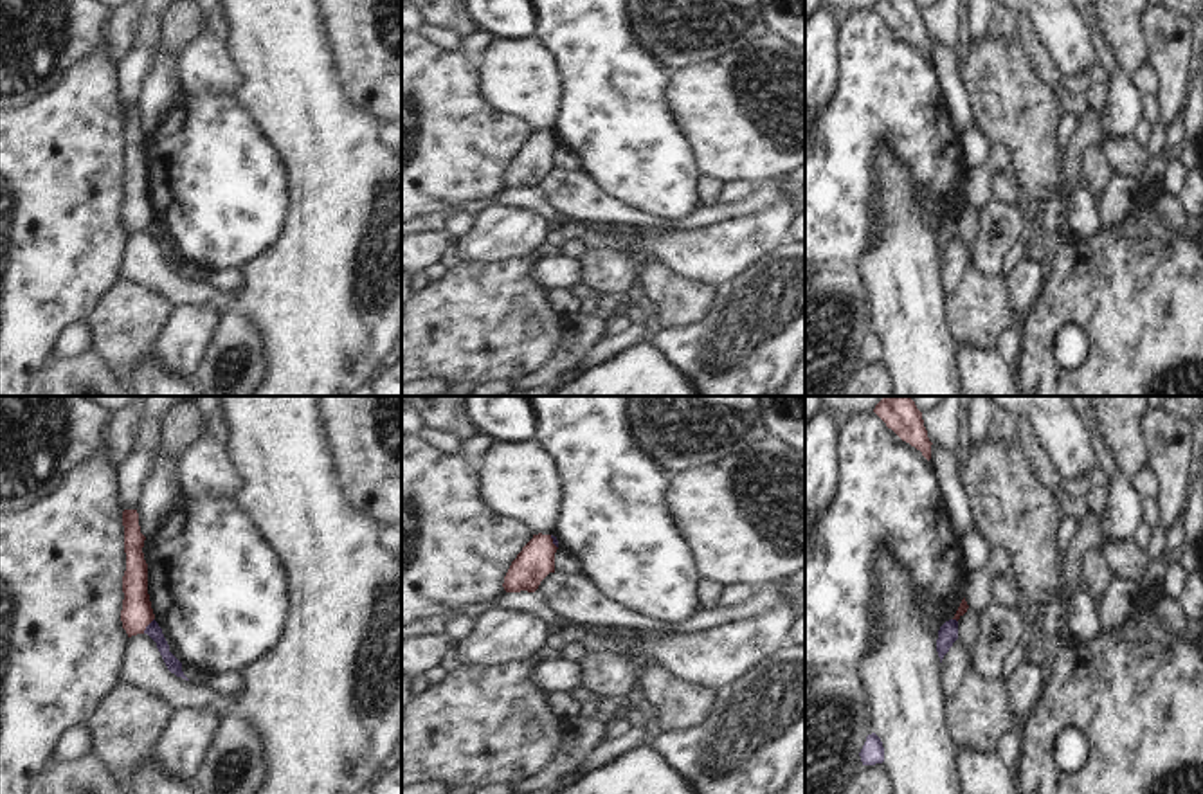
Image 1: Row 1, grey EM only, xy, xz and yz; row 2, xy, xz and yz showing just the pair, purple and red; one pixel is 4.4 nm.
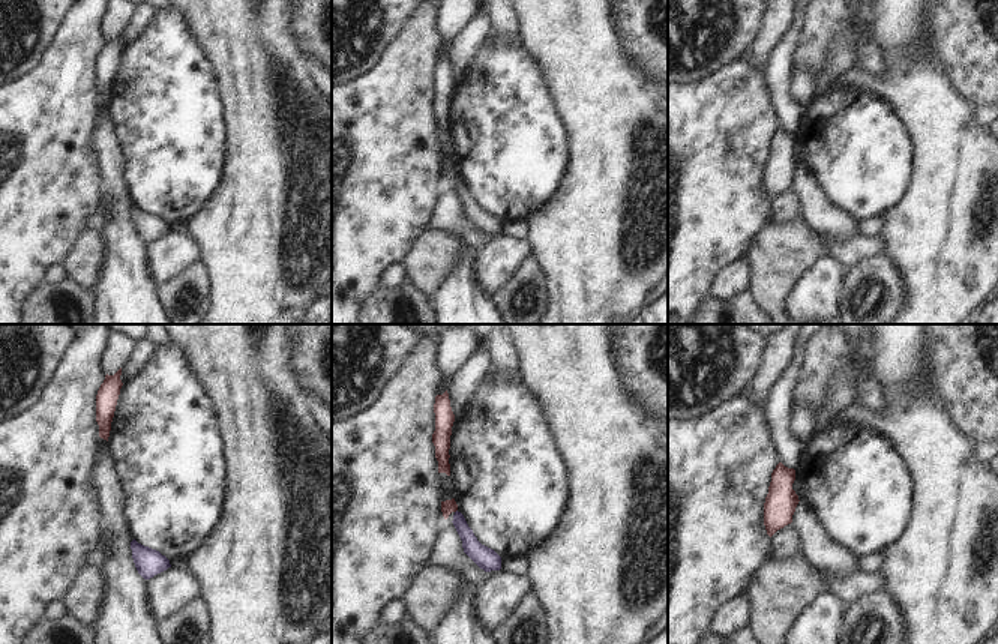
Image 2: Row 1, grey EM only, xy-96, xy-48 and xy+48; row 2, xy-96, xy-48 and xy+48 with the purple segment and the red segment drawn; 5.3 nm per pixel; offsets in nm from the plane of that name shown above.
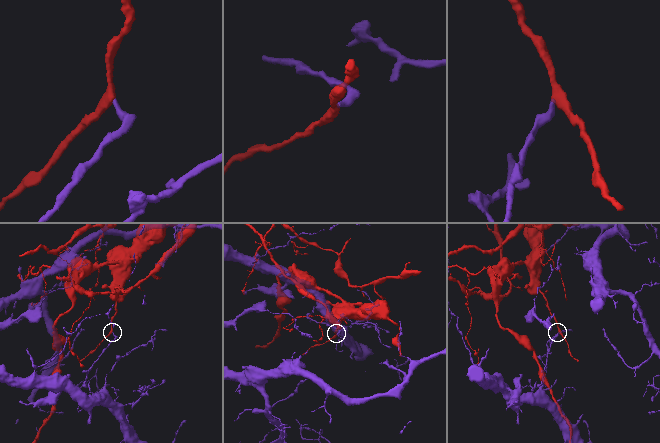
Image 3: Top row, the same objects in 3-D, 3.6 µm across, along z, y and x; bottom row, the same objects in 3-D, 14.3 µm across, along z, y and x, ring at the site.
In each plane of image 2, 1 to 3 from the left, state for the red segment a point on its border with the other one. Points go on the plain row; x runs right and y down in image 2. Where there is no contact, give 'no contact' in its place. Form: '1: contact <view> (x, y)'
1: no contact
2: no contact
3: no contact

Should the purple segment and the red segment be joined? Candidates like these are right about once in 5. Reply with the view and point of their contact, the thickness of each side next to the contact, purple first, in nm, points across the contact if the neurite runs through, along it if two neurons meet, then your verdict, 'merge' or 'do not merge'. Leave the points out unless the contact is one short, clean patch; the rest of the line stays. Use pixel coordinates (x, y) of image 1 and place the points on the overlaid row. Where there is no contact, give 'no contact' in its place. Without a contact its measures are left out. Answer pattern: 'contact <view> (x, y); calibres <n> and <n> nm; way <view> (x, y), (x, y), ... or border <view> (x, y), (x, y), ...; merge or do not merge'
contact xy (148, 625); calibres 70 and 140 nm; border xy (153, 618), (143, 632); do not merge

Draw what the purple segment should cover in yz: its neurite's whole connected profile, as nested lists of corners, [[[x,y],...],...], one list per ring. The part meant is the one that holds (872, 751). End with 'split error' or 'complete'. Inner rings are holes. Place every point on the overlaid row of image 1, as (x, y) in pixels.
[[[872,733],[859,753],[863,765],[875,765],[884,762],[884,747],[881,738]]]; complete

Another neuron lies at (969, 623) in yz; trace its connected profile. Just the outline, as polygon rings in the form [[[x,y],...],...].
[[[967,609],[967,612],[958,619],[958,639],[965,645],[969,652],[972,652],[974,648],[980,628],[981,614],[974,609]]]

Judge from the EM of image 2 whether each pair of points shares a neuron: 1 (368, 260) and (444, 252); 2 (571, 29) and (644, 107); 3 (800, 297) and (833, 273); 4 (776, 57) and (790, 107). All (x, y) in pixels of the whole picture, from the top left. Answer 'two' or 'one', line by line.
1: two
2: one
3: one
4: one

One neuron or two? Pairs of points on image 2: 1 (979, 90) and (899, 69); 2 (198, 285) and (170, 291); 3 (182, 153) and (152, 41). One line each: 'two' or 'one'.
1: two
2: one
3: one

